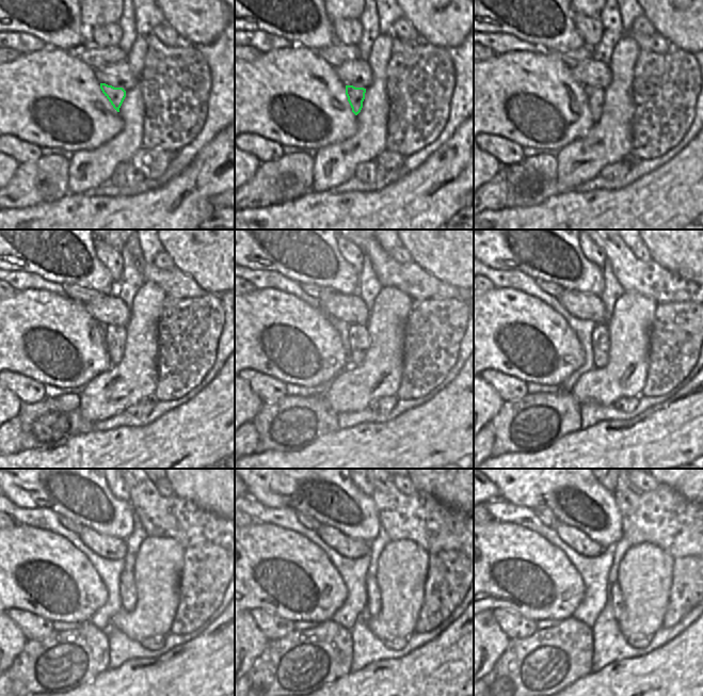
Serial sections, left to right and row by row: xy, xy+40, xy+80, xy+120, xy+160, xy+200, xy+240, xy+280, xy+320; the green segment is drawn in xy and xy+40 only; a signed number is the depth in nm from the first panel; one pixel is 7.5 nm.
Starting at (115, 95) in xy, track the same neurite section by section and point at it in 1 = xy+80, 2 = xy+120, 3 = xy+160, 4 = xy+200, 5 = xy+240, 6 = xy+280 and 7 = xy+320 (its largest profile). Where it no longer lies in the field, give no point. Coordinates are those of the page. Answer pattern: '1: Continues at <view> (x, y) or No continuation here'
1: Continues at xy+80 (594, 96)
2: Continues at xy+120 (115, 335)
3: Continues at xy+160 (357, 335)
4: Continues at xy+200 (600, 341)
5: Continues at xy+240 (127, 589)
6: Continues at xy+280 (373, 603)
7: Continues at xy+320 (613, 590).

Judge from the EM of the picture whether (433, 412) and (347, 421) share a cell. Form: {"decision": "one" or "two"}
{"decision": "two"}

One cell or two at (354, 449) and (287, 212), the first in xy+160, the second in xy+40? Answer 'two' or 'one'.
one

